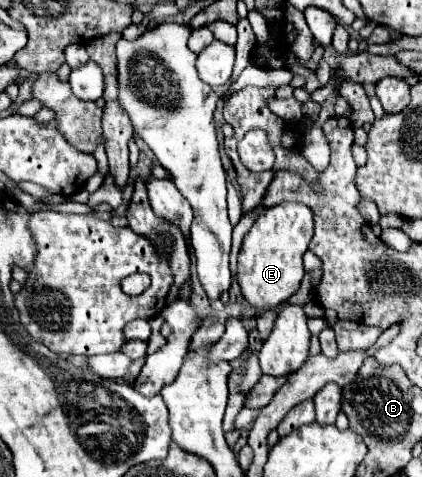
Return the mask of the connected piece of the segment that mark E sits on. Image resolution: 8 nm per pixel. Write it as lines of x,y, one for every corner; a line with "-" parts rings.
284,202
282,206
266,208
244,236
238,256
238,284
244,300
254,308
276,308
286,302
298,288
304,276
302,256
308,250
314,232
314,214
306,204

